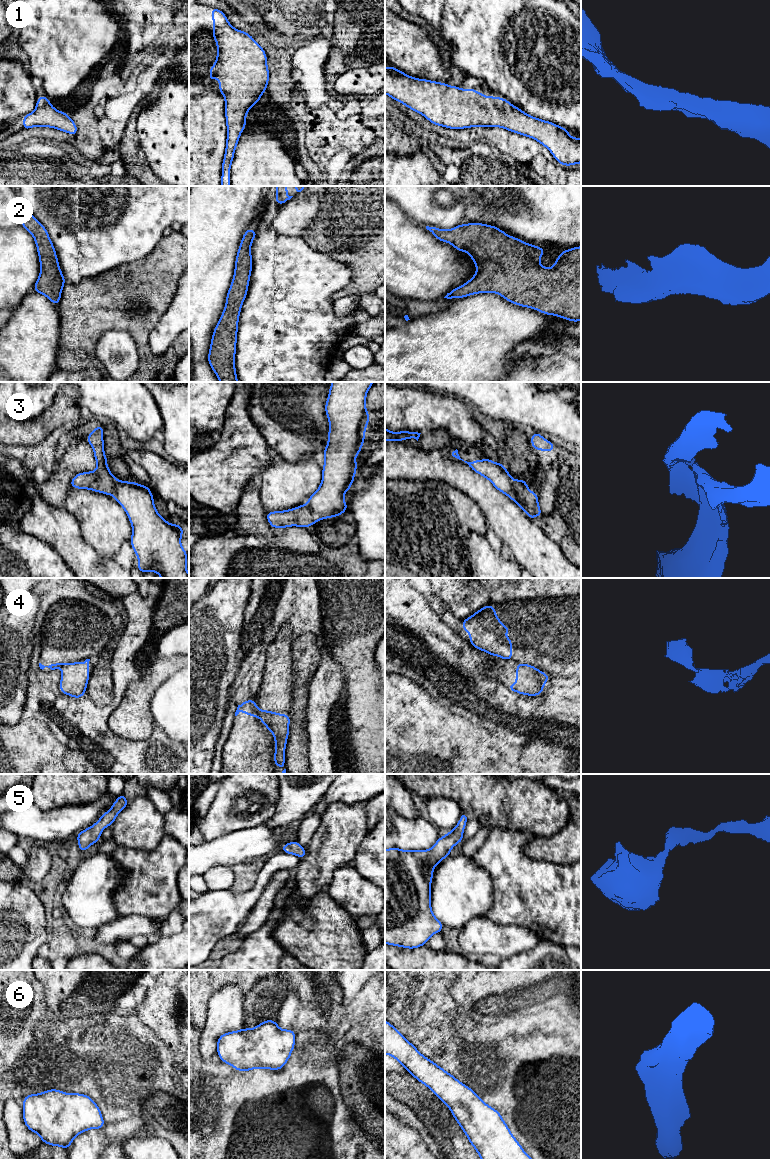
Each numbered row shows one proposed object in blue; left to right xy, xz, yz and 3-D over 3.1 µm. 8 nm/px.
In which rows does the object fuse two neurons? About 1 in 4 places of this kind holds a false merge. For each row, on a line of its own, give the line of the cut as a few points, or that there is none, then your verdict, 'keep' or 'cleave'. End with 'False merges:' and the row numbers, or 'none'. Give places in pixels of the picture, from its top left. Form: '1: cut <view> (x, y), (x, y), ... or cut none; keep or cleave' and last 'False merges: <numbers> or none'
1: cut none; keep
2: cut none; keep
3: cut yz (513, 480), (516, 494), (527, 513); cleave
4: cut xz (259, 710), (261, 717); cleave
5: cut none; keep
6: cut none; keep
False merges: 3, 4

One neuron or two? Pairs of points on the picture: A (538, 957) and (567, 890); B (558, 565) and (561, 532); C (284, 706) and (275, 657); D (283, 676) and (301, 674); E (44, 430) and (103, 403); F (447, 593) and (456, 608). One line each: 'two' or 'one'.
A: two
B: two
C: one
D: two
E: two
F: one

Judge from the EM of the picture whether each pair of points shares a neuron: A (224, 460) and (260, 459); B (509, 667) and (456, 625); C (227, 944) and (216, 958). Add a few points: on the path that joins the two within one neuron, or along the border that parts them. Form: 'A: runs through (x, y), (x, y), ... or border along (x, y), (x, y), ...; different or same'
A: runs through (233, 460), (251, 459); same
B: border along (493, 655), (514, 660), (517, 663); different
C: runs through (224, 947), (216, 955); same

